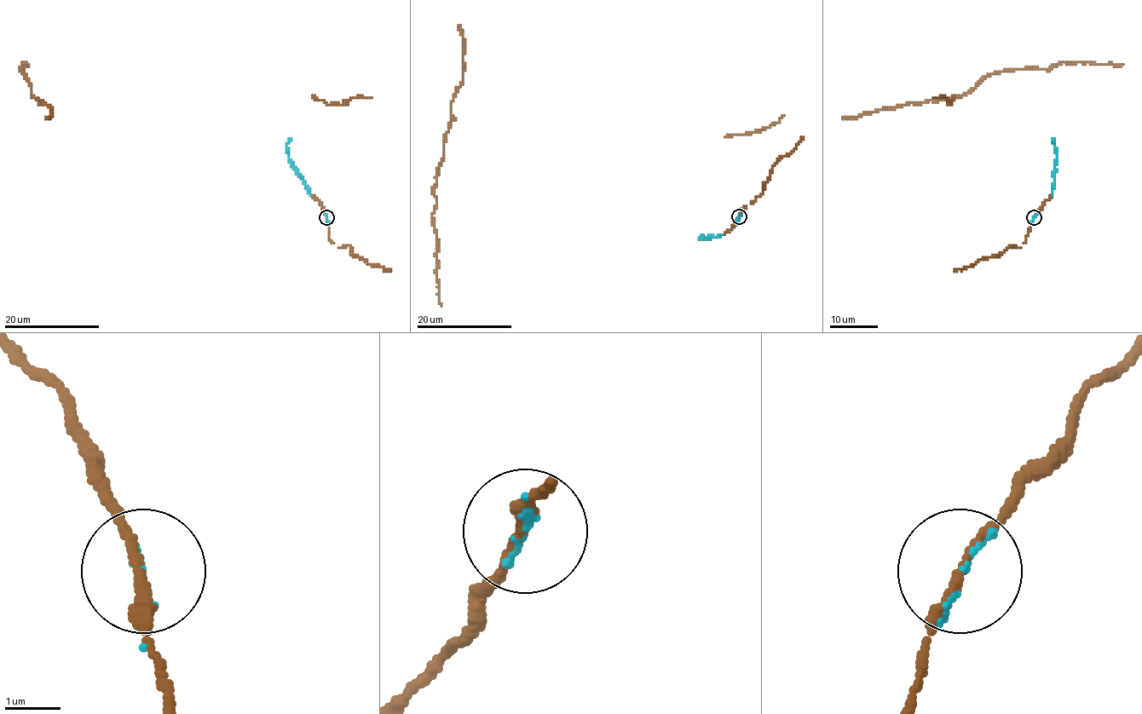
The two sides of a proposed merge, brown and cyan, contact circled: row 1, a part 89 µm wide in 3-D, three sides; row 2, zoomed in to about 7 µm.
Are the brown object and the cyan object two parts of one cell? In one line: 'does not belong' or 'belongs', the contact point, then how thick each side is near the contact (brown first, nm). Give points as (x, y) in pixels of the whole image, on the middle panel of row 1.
belongs; place (739, 216); calibres 190 and 90 nm

